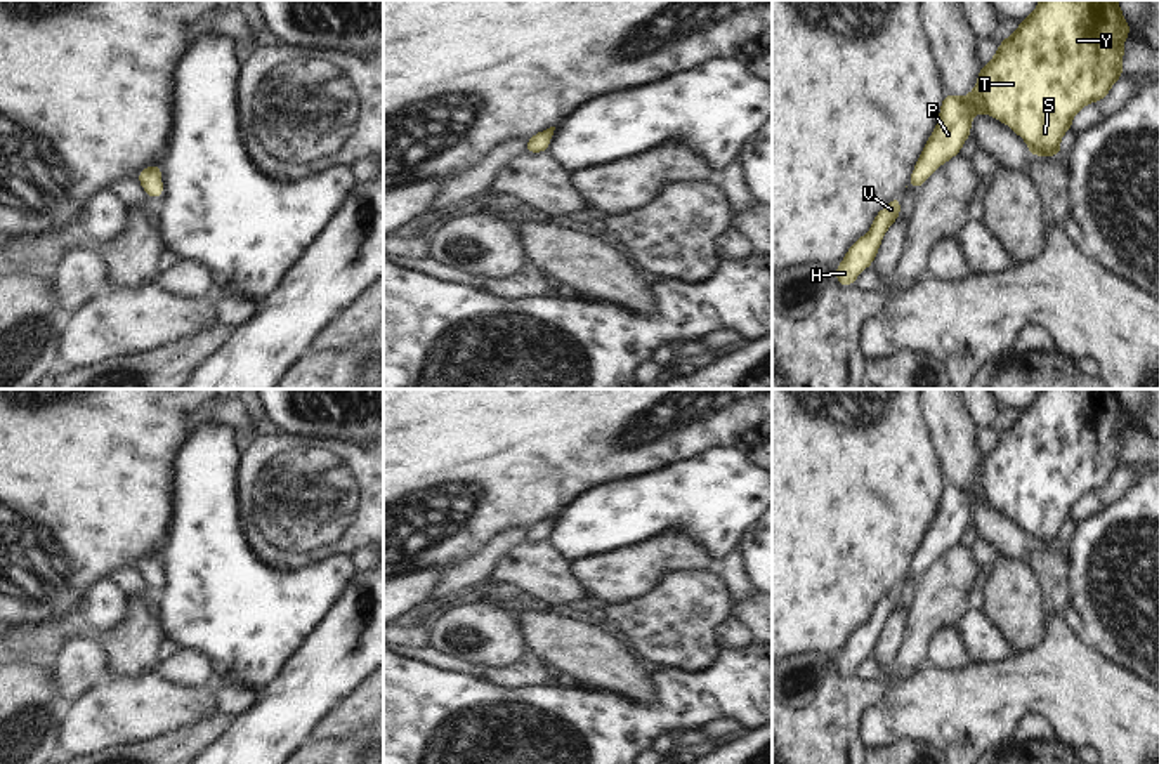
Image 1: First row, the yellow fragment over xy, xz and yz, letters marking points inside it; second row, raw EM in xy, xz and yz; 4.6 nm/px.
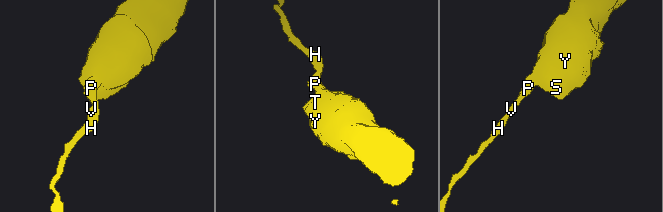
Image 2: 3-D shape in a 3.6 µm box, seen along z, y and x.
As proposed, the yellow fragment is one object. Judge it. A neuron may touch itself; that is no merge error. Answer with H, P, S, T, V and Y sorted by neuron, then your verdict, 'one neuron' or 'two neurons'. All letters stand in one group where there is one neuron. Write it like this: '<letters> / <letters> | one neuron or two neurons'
H P S T V Y | one neuron

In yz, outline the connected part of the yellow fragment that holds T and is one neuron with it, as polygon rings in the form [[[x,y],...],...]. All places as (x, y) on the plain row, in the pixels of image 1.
[[[1041,389],[1017,420],[999,431],[966,486],[944,484],[937,516],[907,575],[918,580],[942,552],[959,543],[977,500],[1013,517],[1027,531],[1032,547],[1060,545],[1060,530],[1072,517],[1074,504],[1090,491],[1100,491],[1123,465],[1123,436],[1130,422],[1117,389]]]

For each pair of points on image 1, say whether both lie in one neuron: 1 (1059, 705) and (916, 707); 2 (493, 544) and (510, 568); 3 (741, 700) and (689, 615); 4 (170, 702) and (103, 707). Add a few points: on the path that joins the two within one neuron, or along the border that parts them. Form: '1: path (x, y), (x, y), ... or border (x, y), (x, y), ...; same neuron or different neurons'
1: path (1024, 702), (984, 702), (975, 707), (951, 707); same neuron
2: border (524, 540), (510, 546), (502, 554), (488, 579); different neurons
3: border (720, 648), (700, 669), (682, 671), (675, 667); different neurons
4: path (153, 705), (120, 707); same neuron

